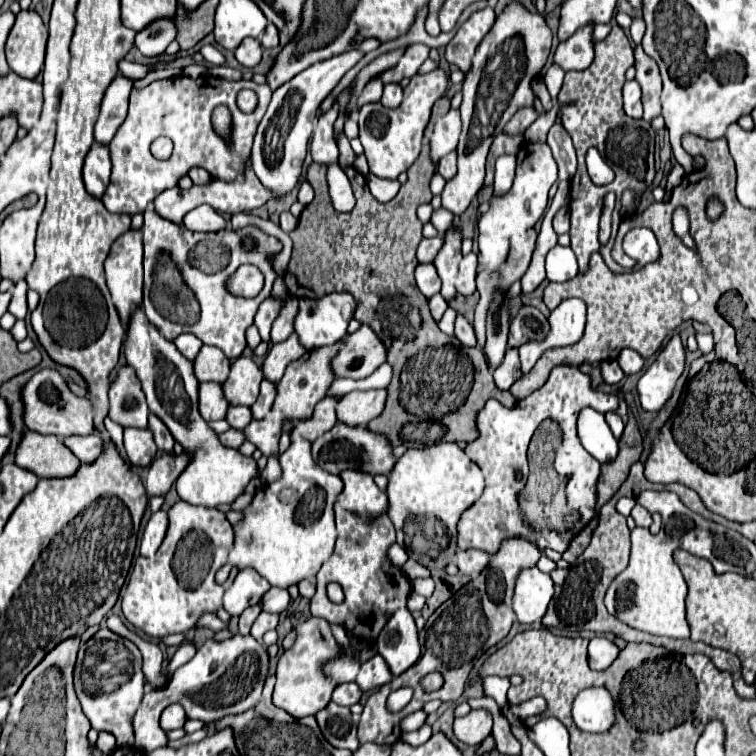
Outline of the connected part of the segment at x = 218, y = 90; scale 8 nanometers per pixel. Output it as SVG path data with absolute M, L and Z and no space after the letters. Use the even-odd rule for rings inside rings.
M179 75L173 79L161 79L149 83L145 89L131 91L129 99L129 113L117 135L109 143L111 149L111 183L105 189L101 201L111 213L141 213L161 191L177 187L179 181L189 175L193 167L207 169L215 179L221 181L235 181L239 175L245 173L251 153L251 141L259 121L263 119L267 105L269 105L271 89L269 85L257 85L255 81L225 81L211 75L201 75L197 79ZM253 89L259 97L259 105L251 115L245 115L235 105L237 91ZM219 105L227 105L231 115L235 117L235 139L229 143L225 141L211 123L213 109ZM157 137L171 137L175 143L173 155L167 161L157 161L149 147Z

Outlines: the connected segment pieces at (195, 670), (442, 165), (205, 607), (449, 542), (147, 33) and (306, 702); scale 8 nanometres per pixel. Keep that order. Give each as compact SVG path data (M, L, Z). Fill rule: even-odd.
M233 635L225 641L205 641L205 645L195 653L195 657L181 665L163 689L151 691L143 697L141 709L133 719L135 745L143 753L165 746L168 738L159 727L161 711L171 703L181 703L189 719L199 719L203 723L219 721L227 715L239 715L253 709L261 699L265 679L269 675L269 653L267 647L255 641L251 635Z
M449 153L449 155L445 155L445 157L439 161L439 165L437 165L437 173L439 173L439 175L443 175L443 177L445 177L445 181L449 181L449 179L453 179L453 177L455 177L455 173L457 173L455 153Z
M177 501L169 509L169 529L157 555L149 559L139 556L132 566L121 599L125 619L149 637L189 633L195 629L205 613L217 613L223 607L223 593L239 573L233 567L223 585L215 583L215 573L227 563L233 543L235 531L223 511ZM133 573L137 575L133 577Z
M441 441L441 443L435 443L435 445L431 445L431 447L423 447L423 449L407 449L407 453L403 455L403 457L399 457L399 461L397 461L397 465L393 467L393 473L391 473L391 477L389 477L389 485L387 485L387 497L389 497L389 519L393 521L393 525L395 525L395 531L397 531L397 543L407 551L407 555L411 557L411 559L415 559L417 563L421 563L423 567L427 567L427 569L445 569L451 561L455 561L455 555L457 555L457 523L459 523L459 519L461 519L461 513L465 511L465 509L469 509L479 497L481 497L481 493L483 493L483 475L481 475L481 469L467 457L467 453L457 445L457 443L445 443L445 441Z
M155 21L149 25L149 29L143 29L135 37L137 49L147 55L147 57L157 57L161 55L167 45L175 39L175 25L173 21Z
M305 619L297 625L297 641L291 649L287 649L279 663L277 663L277 683L273 691L273 703L281 709L285 709L295 719L315 715L317 711L325 709L331 701L331 693L335 689L335 681L325 675L323 667L331 661L343 655L343 649L335 643L329 623L325 619Z

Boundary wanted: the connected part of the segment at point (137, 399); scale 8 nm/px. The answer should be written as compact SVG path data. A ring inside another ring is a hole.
M121 367L109 387L109 417L121 427L147 427L147 401L133 367Z

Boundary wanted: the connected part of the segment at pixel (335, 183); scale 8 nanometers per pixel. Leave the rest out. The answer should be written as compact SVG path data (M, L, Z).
M327 167L327 182L333 207L341 213L349 212L355 206L355 197L351 183L345 171L339 167Z

